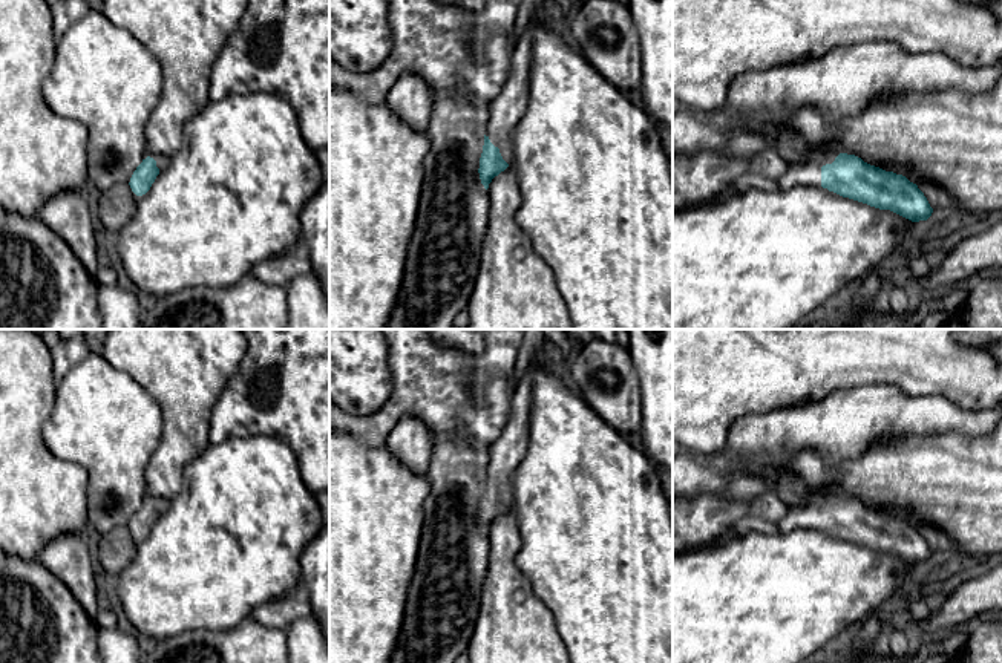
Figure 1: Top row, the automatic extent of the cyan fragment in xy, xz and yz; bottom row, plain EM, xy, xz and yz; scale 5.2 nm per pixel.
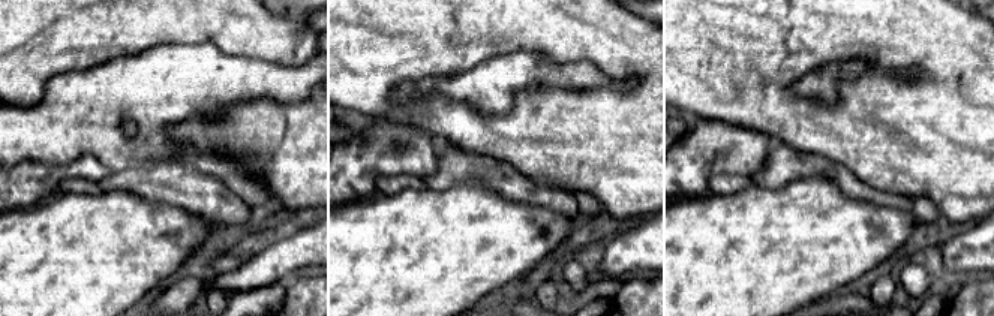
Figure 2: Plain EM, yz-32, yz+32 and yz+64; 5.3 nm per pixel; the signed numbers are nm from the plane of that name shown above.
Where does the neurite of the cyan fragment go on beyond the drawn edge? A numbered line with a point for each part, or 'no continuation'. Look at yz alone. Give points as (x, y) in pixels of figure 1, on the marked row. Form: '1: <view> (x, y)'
1: yz (808, 172)

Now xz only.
1: xz (506, 109)

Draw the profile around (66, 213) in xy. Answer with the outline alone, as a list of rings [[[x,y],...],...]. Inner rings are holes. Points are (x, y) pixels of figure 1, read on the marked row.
[[[64,190],[52,196],[37,216],[69,245],[86,271],[97,279],[101,253],[100,228],[83,193]]]

